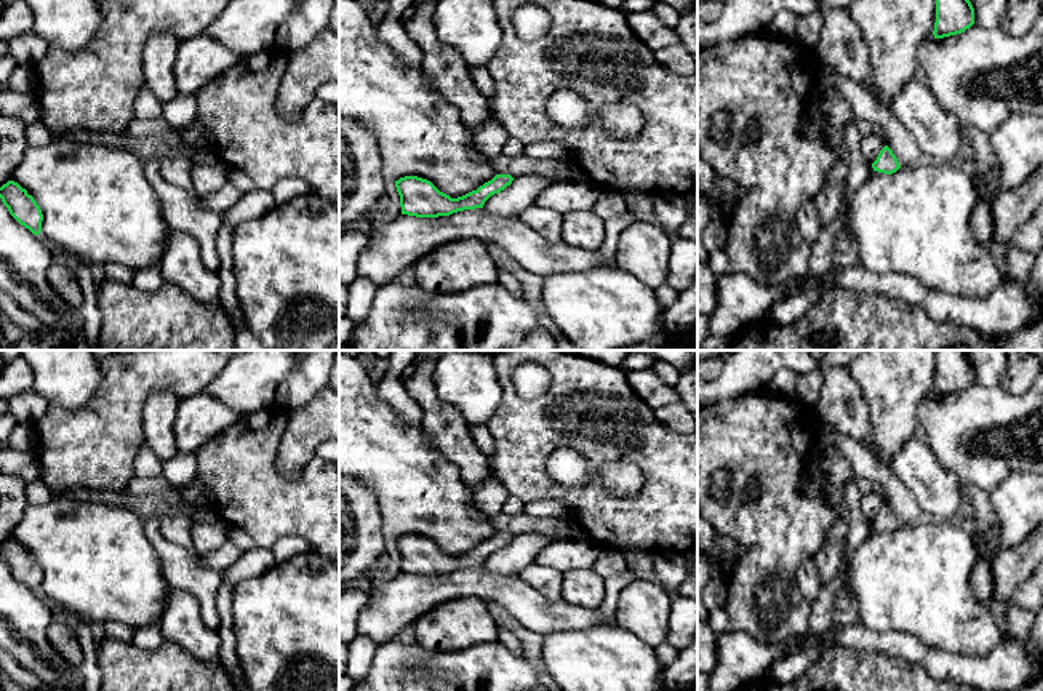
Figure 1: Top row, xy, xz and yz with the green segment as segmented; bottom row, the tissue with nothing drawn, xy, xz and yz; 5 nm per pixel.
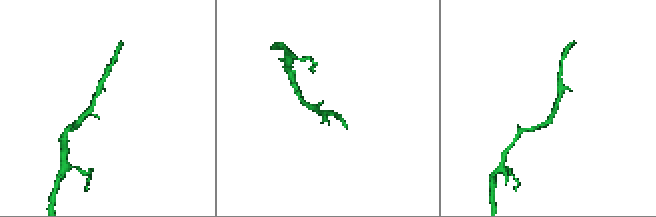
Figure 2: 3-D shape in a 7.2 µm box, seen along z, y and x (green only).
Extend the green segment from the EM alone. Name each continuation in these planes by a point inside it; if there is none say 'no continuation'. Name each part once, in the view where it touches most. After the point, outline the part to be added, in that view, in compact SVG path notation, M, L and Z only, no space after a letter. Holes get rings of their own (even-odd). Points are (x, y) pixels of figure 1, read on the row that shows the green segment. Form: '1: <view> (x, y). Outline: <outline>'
no continuation

